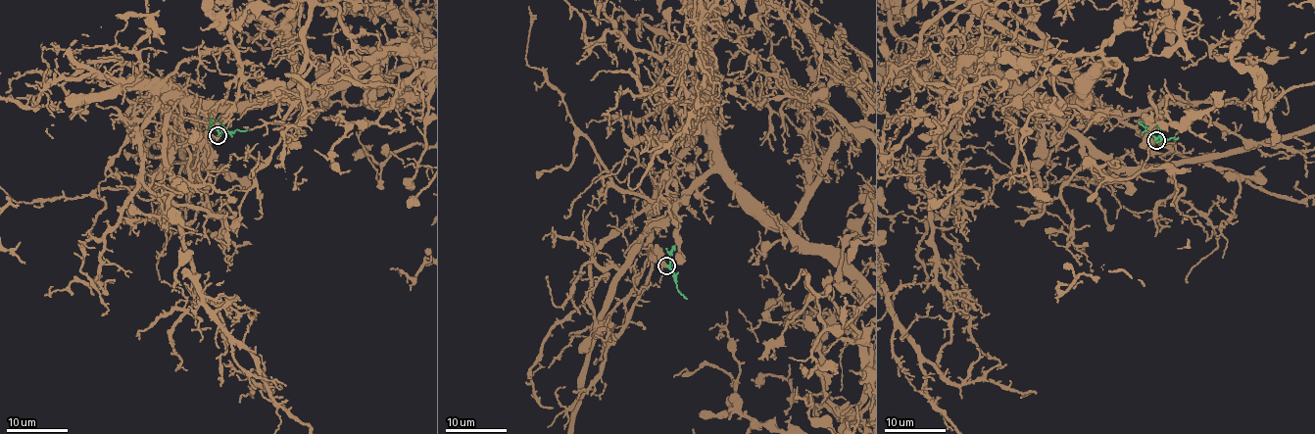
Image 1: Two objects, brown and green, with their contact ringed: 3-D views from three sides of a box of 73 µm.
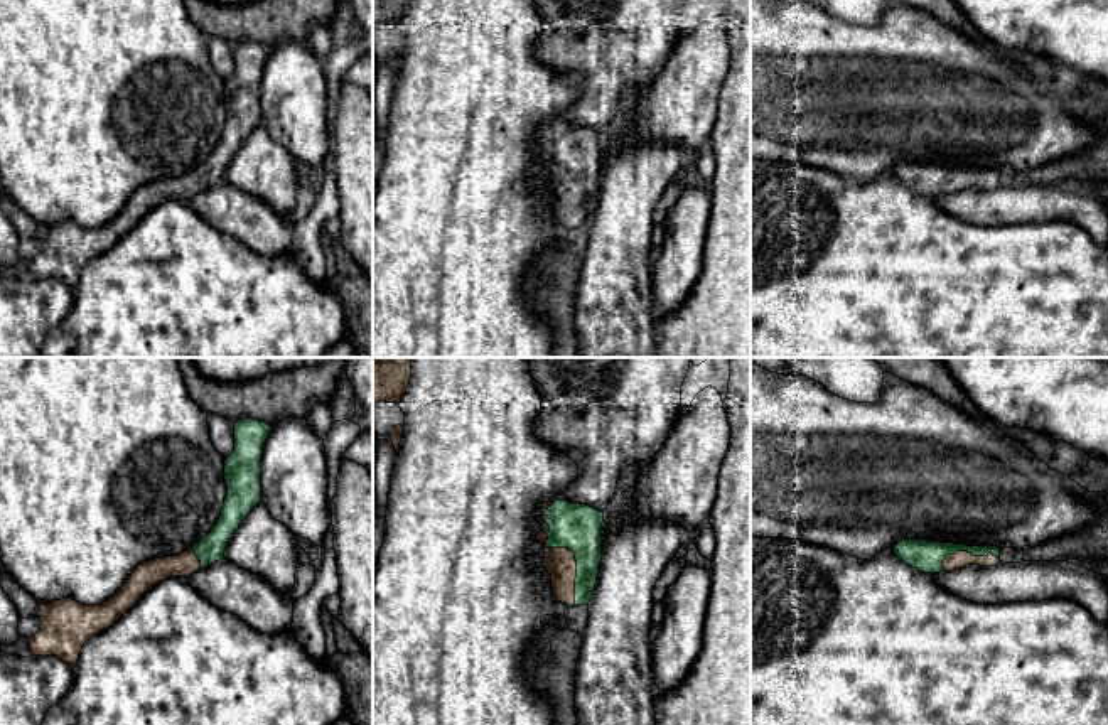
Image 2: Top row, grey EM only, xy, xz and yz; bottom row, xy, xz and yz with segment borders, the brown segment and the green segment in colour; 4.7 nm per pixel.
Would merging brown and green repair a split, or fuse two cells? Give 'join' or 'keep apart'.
join

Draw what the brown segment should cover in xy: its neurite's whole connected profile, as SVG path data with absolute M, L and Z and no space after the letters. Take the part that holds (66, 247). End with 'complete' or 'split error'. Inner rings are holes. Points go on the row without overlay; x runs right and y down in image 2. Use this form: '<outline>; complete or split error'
M243 40L234 46L234 72L224 83L224 121L218 147L191 172L143 184L123 209L100 228L73 221L40 226L40 253L29 261L34 278L57 278L76 288L86 263L113 248L145 214L169 199L189 199L224 180L226 169L250 133L261 125L261 78L272 49Z; split error

